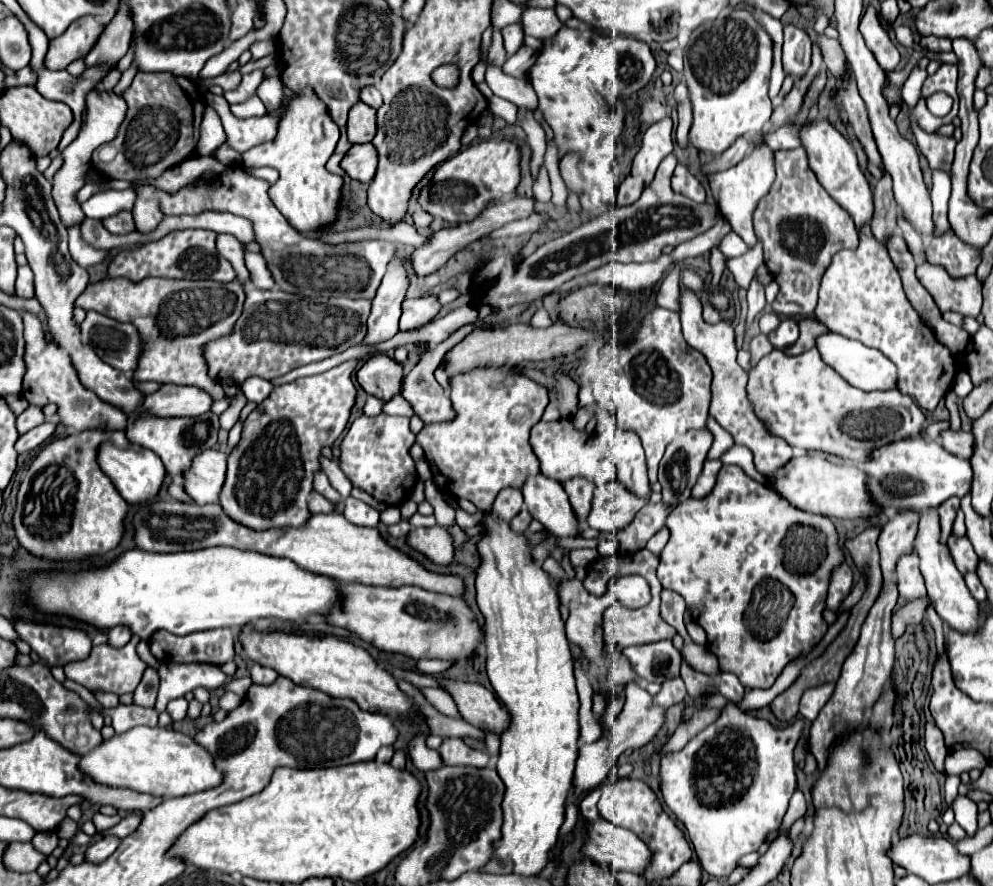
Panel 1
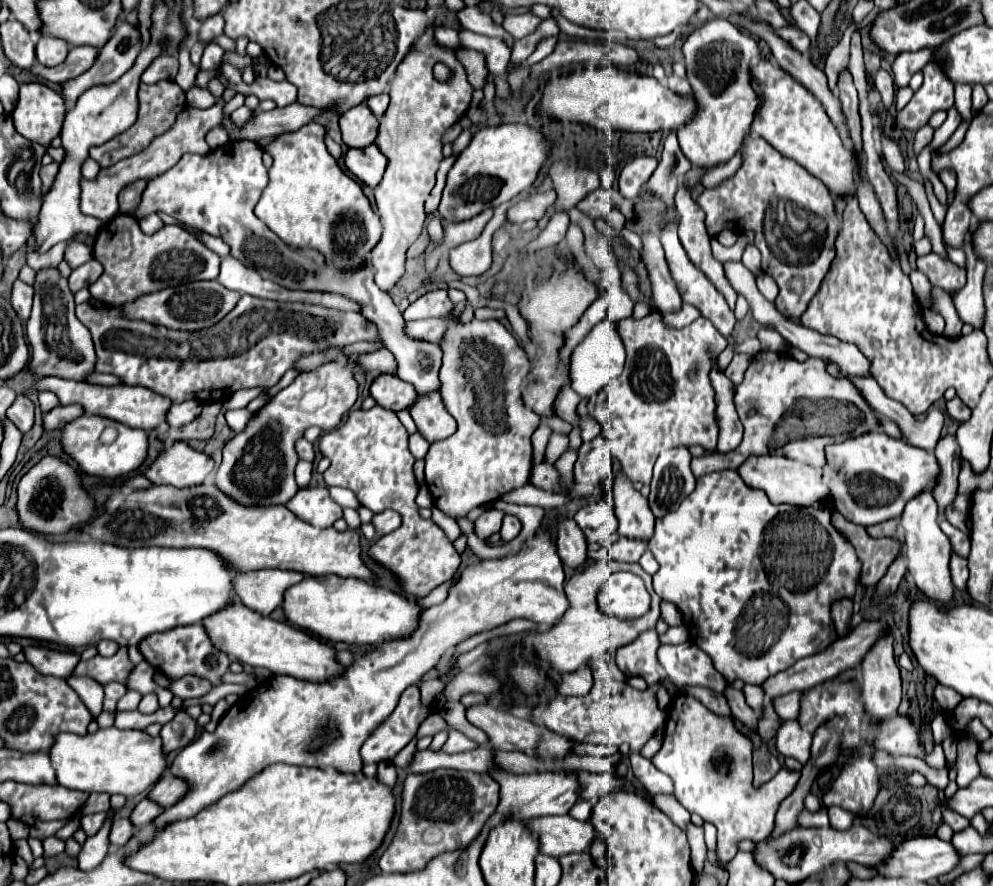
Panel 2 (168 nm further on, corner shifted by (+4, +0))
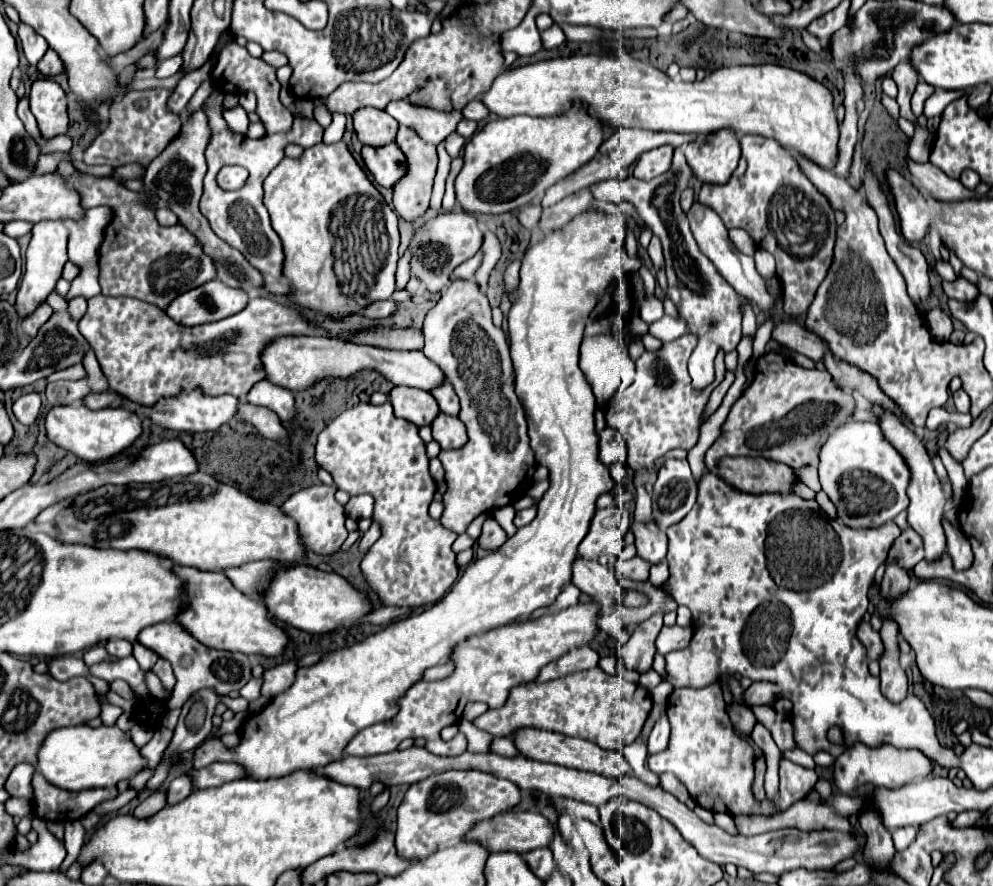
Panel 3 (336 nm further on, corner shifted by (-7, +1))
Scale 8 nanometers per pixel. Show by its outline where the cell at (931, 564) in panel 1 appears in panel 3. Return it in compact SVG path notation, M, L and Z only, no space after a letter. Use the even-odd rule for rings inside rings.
M880 410L878 412L878 426L884 432L884 438L888 442L892 442L894 448L898 448L900 456L904 456L904 462L908 464L908 470L912 472L910 484L908 484L908 498L910 498L908 524L922 536L924 550L926 550L926 560L936 560L946 550L944 528L940 524L940 518L942 518L944 506L946 506L946 496L942 492L942 484L940 484L938 476L934 472L930 456L928 456L928 452L924 448L924 440L922 440L920 434L916 434L912 428L908 428L900 420L900 416L896 416L894 412L888 412L888 410Z

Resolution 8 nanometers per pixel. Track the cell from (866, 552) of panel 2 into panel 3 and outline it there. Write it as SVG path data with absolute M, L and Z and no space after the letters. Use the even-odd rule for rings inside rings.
M904 530L898 540L894 542L892 550L890 550L890 556L888 556L888 562L898 556L902 562L900 566L904 566L906 570L912 570L914 564L918 564L922 558L924 558L924 546L922 546L922 538L912 530Z

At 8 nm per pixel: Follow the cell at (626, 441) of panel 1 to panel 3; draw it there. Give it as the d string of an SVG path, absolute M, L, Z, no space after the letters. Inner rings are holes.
M652 520L648 524L632 524L638 556L648 564L660 564L666 558L668 536Z

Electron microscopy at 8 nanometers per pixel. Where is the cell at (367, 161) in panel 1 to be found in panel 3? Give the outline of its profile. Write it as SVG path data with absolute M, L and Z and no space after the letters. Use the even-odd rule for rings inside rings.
M396 142L374 148L374 146L364 146L362 148L362 158L374 180L384 186L392 188L404 174L406 174L406 156L400 150Z

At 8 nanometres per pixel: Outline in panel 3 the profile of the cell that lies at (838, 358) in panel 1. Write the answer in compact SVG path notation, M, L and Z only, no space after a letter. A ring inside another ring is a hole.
M698 200L692 204L692 208L688 210L688 220L690 220L690 228L692 228L692 236L696 238L696 244L700 246L700 252L704 256L708 256L708 260L712 260L712 264L716 266L716 270L724 276L724 280L742 296L750 298L754 304L758 304L762 310L772 312L774 310L774 296L770 296L768 288L764 286L764 278L756 272L754 266L754 258L744 256L742 252L736 250L736 246L730 242L728 238L728 230L722 224L720 216L716 212L712 212L712 208L708 208L706 204L700 204Z

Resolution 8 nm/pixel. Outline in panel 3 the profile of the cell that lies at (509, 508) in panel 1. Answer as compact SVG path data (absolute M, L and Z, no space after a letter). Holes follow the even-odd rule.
M488 518L482 526L482 536L478 538L478 548L482 550L498 550L506 542L506 532L494 518Z

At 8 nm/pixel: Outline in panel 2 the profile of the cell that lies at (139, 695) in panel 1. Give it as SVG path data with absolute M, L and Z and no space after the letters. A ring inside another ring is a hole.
M127 691L123 697L121 697L121 701L119 701L119 705L117 705L117 711L131 711L131 709L137 709L137 705L141 703L141 693L139 691Z

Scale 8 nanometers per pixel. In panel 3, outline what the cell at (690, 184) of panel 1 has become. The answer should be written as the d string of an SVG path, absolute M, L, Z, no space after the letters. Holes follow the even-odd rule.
M746 304L744 306L744 322L742 322L742 334L744 336L750 336L750 338L754 338L754 334L756 334L756 318L754 318L754 312L752 312L752 306L750 304Z

